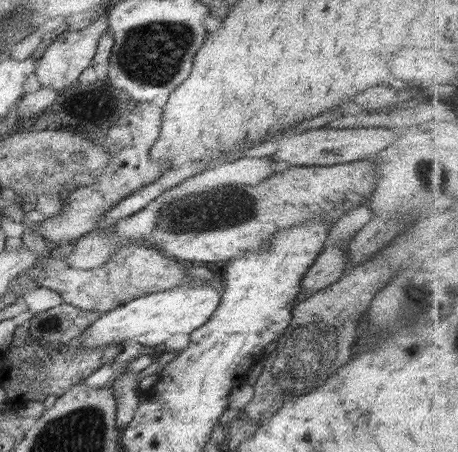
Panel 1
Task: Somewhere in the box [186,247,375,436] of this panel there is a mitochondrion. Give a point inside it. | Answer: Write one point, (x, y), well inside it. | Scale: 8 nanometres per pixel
(312, 346)

